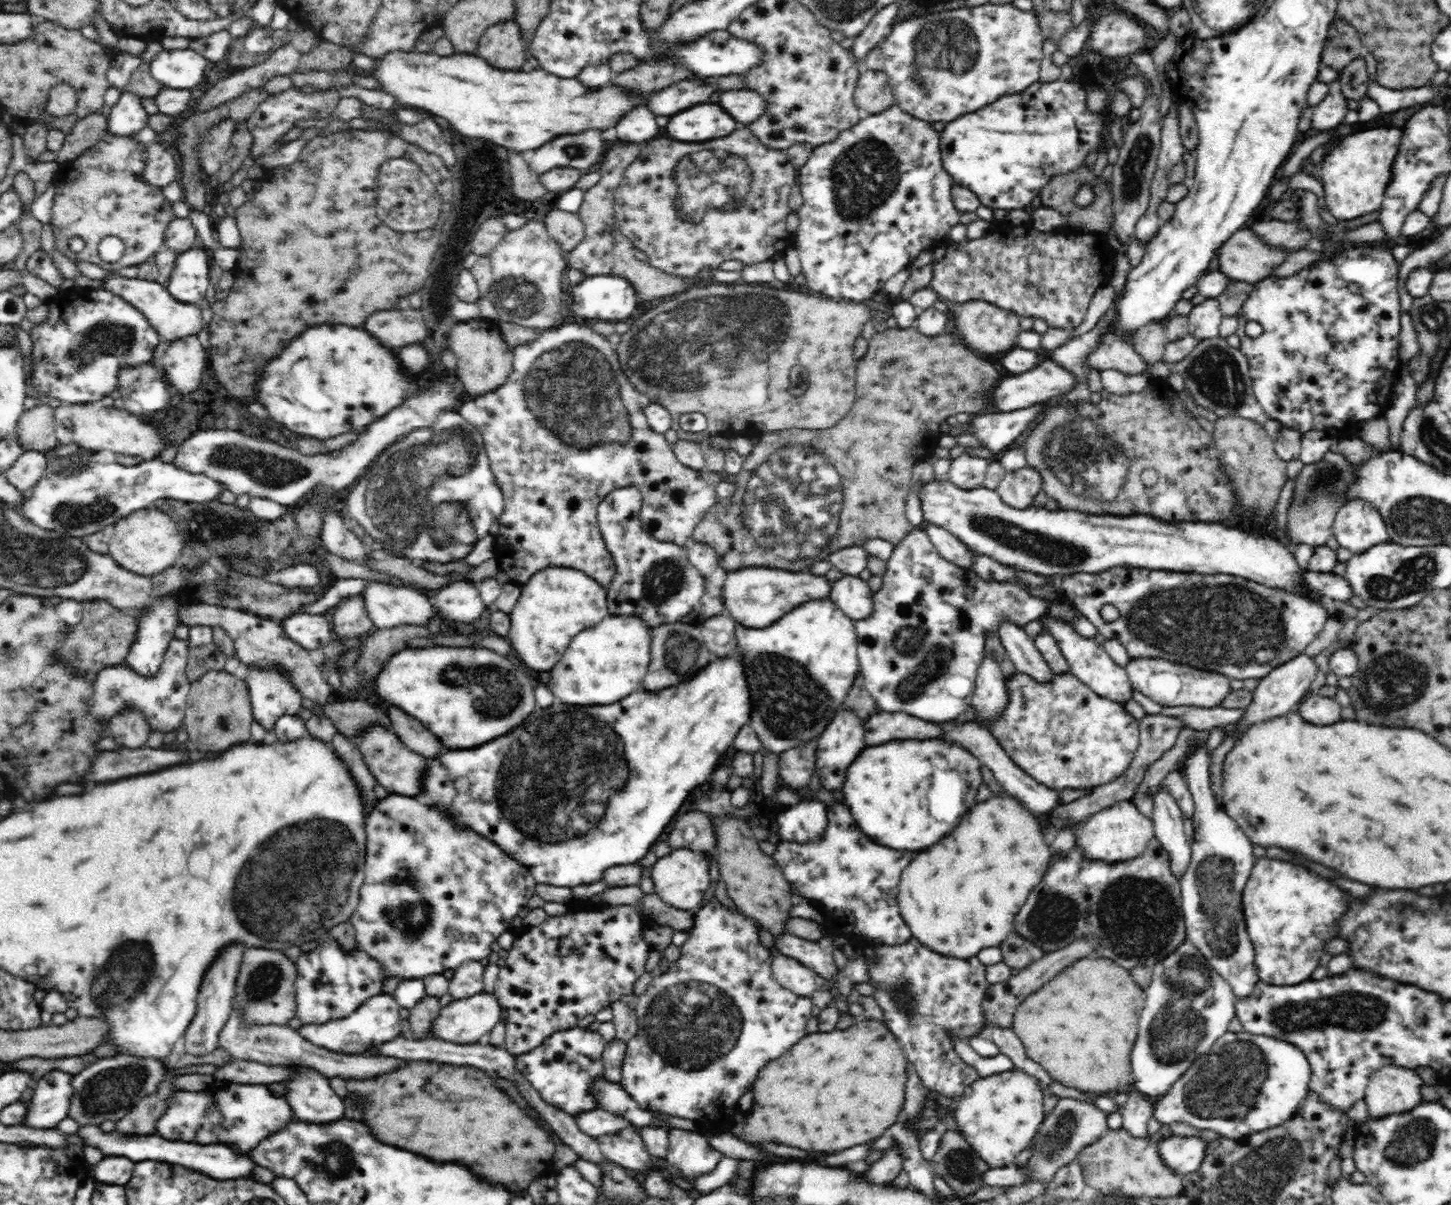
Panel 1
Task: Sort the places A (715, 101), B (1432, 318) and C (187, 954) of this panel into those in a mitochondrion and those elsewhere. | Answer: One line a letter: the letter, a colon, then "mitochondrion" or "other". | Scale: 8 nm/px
A: other
B: mitochondrion
C: other

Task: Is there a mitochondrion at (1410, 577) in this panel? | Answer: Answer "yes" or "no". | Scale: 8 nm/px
yes

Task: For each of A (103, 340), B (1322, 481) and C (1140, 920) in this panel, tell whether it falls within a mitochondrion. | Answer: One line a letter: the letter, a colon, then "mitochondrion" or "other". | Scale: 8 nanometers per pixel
A: mitochondrion
B: mitochondrion
C: mitochondrion

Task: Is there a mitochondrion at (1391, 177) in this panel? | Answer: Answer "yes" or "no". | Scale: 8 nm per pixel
no

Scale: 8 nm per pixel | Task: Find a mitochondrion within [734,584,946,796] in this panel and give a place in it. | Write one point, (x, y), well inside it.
(789, 698)

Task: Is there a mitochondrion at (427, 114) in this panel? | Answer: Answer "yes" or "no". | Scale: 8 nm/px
no

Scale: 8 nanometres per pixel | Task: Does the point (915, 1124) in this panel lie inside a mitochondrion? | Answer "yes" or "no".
no

